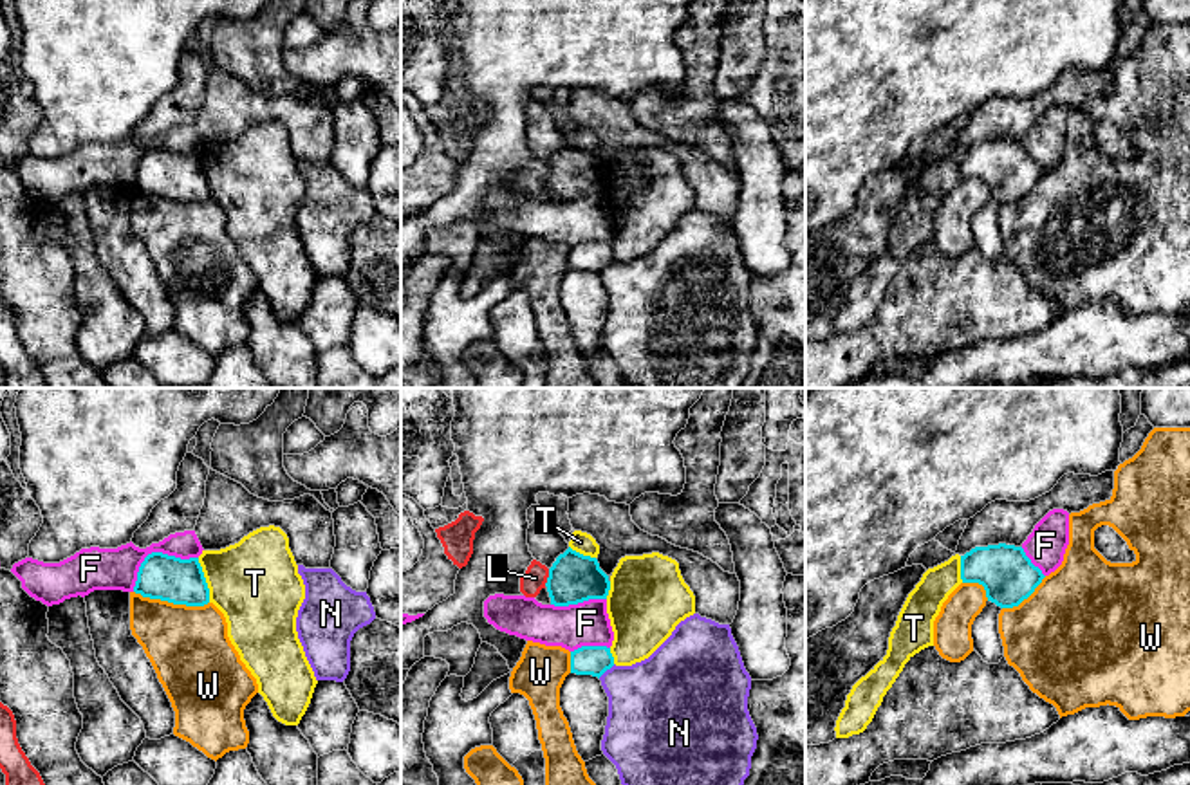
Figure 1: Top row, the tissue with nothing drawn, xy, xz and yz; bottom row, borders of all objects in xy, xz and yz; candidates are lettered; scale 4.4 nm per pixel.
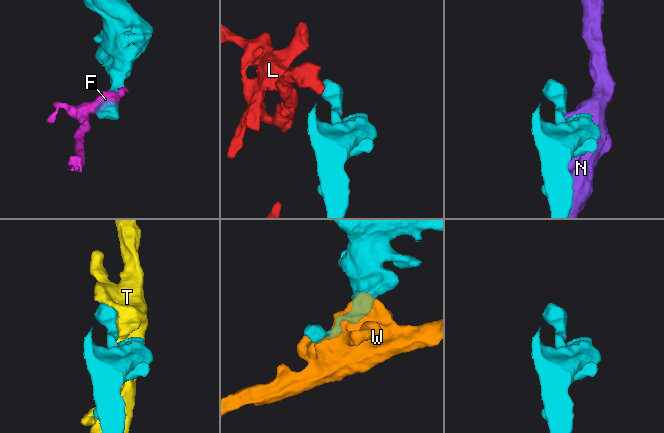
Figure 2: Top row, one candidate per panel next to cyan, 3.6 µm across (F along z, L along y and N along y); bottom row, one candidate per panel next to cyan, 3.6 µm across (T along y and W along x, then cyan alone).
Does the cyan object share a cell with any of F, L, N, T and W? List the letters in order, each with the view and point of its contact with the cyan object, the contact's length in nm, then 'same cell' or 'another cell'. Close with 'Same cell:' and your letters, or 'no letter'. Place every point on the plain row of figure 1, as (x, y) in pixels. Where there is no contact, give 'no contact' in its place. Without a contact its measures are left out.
F: contact xy (154, 148); length 340 nm; another cell
L: contact xz (548, 174); length 80 nm; another cell
N: contact xz (605, 266); length 100 nm; another cell
T: contact xy (204, 175); length 200 nm; another cell
W: contact xy (172, 197); length 340 nm; another cell
Same cell: no letter

